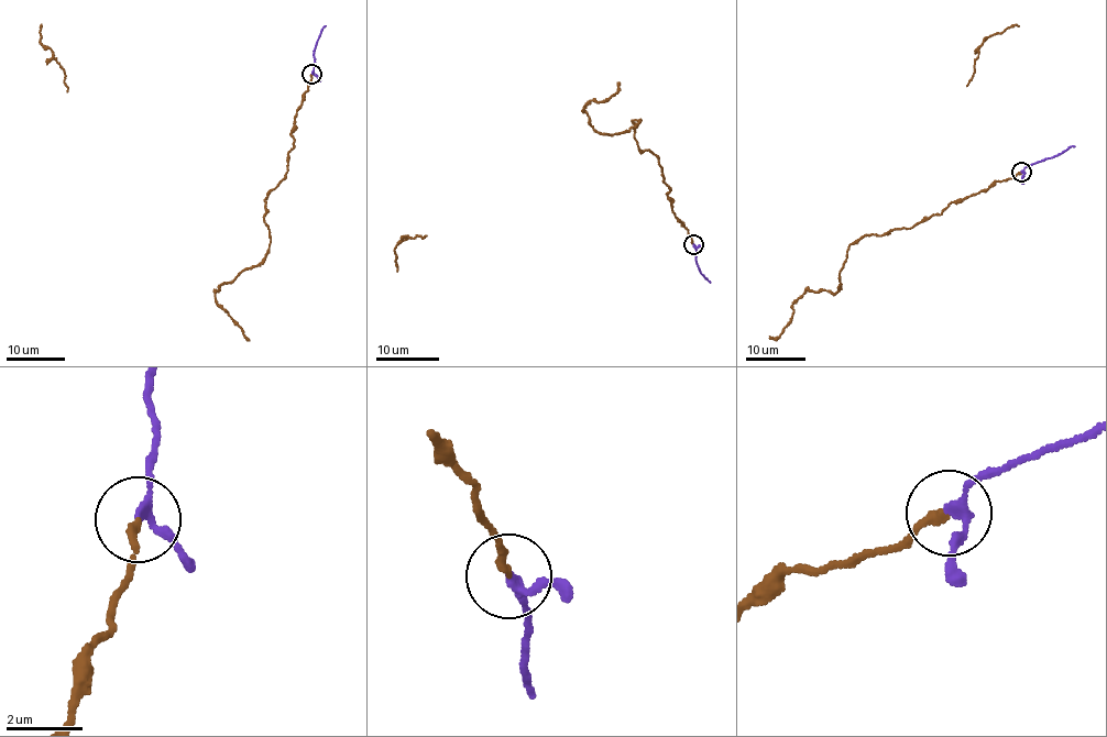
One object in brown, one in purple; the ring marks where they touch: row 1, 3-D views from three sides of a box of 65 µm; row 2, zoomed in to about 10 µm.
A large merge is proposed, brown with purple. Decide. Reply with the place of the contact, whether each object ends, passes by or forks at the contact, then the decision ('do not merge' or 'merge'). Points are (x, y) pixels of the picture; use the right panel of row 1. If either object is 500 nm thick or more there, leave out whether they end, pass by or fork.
place (1021, 172); brown ends; purple passes by; merge

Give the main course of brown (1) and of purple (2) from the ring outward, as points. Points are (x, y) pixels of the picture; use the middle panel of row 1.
1: (693, 245), (661, 167), (637, 147), (632, 120), (640, 120), (609, 135), (583, 111), (620, 81)
2: (693, 245), (698, 268), (711, 283)

